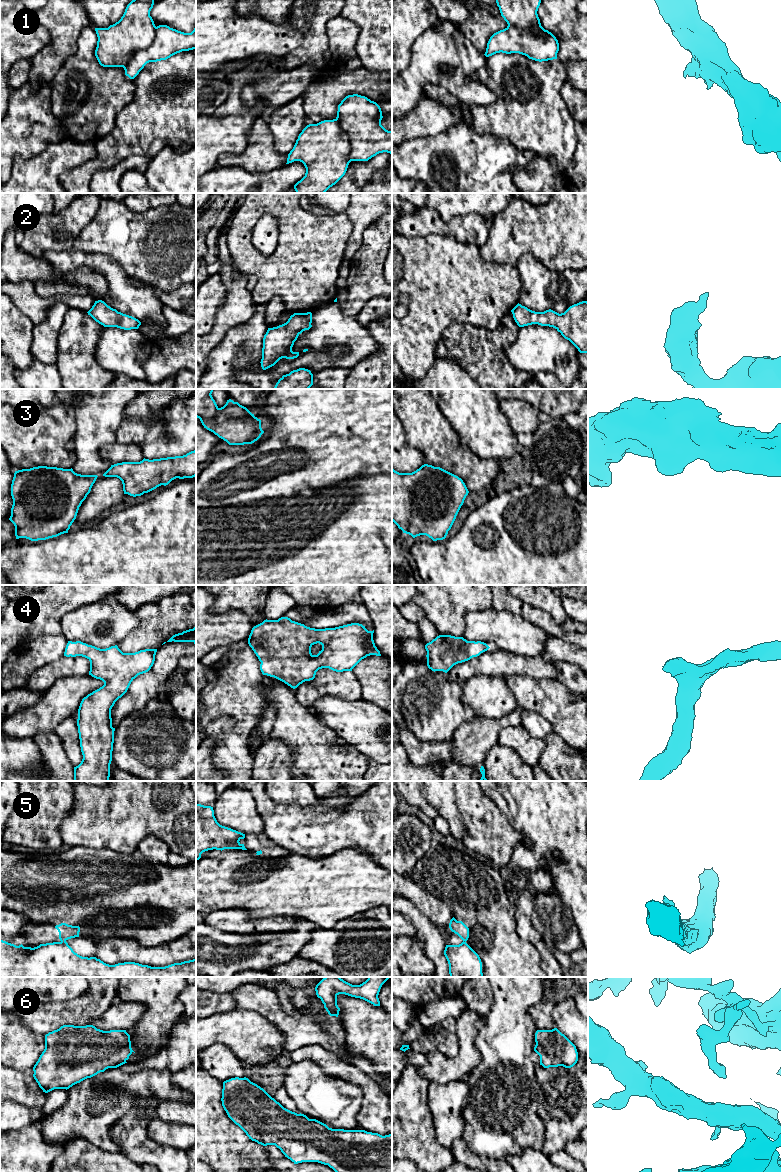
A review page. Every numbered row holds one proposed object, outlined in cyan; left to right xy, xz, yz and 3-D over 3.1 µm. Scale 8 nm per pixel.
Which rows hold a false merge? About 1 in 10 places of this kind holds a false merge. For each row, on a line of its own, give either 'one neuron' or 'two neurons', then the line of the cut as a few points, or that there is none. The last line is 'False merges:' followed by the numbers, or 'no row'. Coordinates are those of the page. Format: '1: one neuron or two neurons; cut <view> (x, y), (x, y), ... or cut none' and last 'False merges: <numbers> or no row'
1: two neurons; cut xy (156, 27), (155, 38), (141, 49), (124, 68)
2: one neuron; cut none
3: one neuron; cut none
4: one neuron; cut none
5: two neurons; cut xy (65, 940), (61, 942)
6: one neuron; cut none
False merges: 1, 5

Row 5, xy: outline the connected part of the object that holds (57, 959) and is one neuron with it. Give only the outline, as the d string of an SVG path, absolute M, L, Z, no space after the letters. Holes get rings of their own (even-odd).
M0 940L0 977L196 977L196 959L174 963L165 967L151 967L135 962L109 965L96 957L82 957L66 941L40 944L37 947L16 946Z

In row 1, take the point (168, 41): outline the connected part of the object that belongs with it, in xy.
M159 25L154 41L131 59L124 68L125 75L134 79L147 63L166 60L177 53L193 49L196 49L196 27L191 33L184 33L167 25Z

